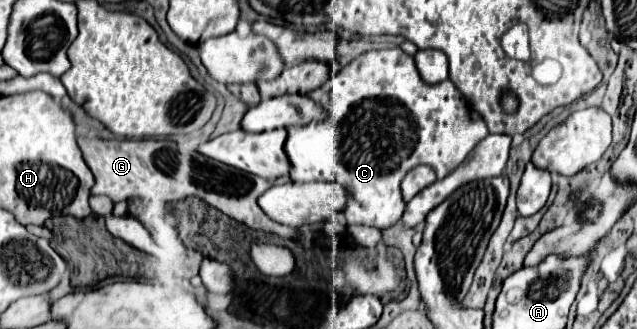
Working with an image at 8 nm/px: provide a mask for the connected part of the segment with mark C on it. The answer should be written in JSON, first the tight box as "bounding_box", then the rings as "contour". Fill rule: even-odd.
{"bounding_box":[285,47,489,229],"contour":[[[401,47],[367,51],[345,65],[345,69],[339,69],[329,93],[329,103],[325,105],[325,115],[327,117],[319,123],[287,129],[285,153],[291,165],[291,181],[339,183],[347,191],[347,205],[343,209],[347,225],[371,225],[377,229],[387,229],[391,223],[401,219],[401,181],[413,167],[429,165],[437,173],[437,179],[443,179],[463,163],[473,145],[489,135],[482,118],[471,120],[470,107],[459,89],[449,79],[437,85],[425,83],[417,73],[413,57],[403,53]],[[337,127],[343,127],[343,145],[339,145]]]}

